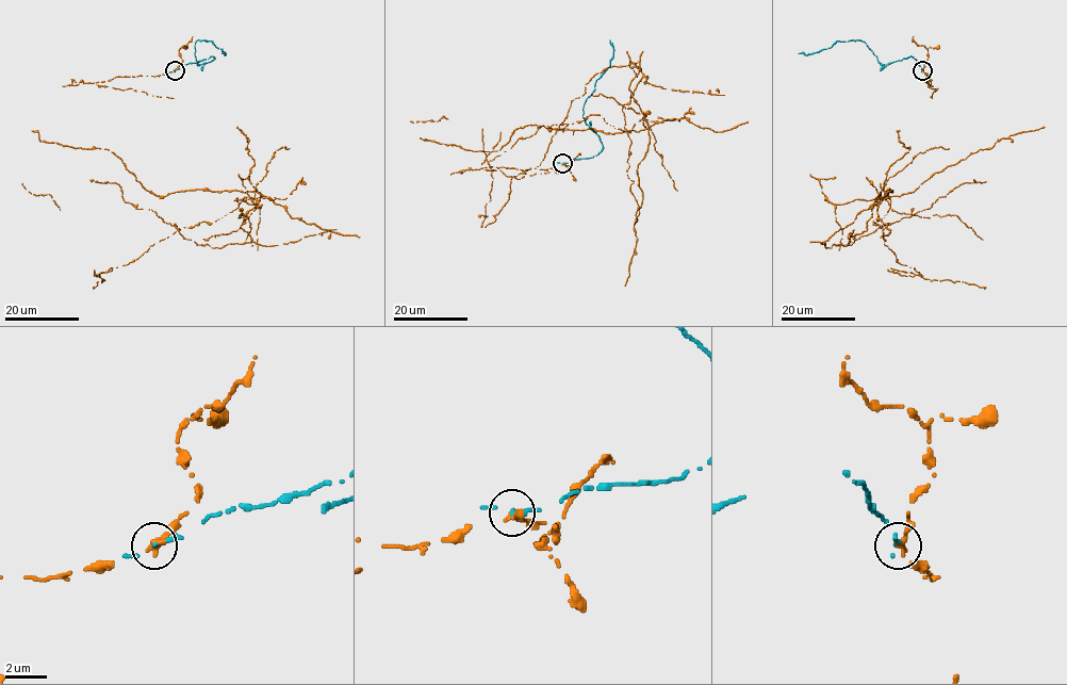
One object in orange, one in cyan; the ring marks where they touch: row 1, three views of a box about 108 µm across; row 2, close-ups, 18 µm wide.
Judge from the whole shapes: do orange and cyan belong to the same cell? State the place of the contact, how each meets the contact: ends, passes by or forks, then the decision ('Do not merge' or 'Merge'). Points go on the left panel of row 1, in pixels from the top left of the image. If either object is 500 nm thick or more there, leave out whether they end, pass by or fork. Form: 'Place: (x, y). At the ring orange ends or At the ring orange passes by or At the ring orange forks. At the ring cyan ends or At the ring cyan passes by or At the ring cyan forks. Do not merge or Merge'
Place: (175, 70). At the ring orange ends. At the ring cyan passes by. Do not merge

